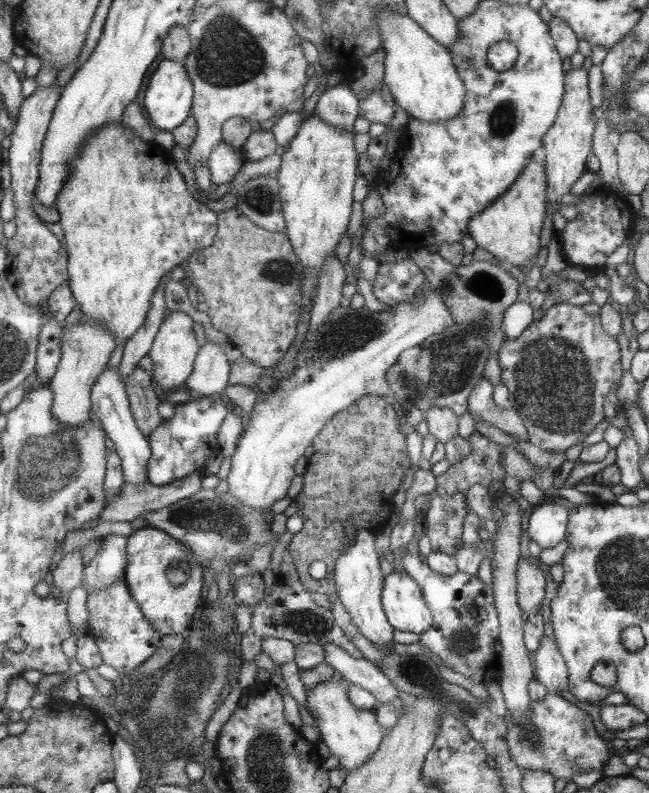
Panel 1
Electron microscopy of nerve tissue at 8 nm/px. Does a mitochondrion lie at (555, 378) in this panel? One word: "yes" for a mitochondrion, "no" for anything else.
yes

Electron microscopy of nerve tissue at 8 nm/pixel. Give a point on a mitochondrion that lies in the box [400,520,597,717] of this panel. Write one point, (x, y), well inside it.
(462, 645)

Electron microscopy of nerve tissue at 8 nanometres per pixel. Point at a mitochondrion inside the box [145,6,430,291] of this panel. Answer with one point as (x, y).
(226, 55)

